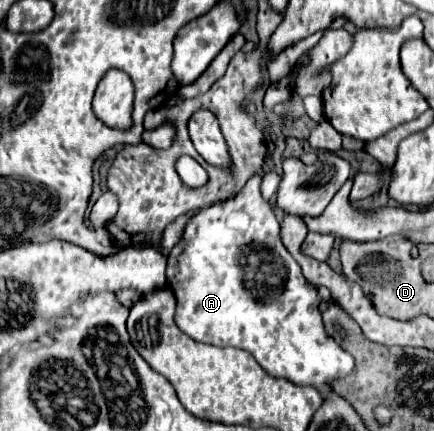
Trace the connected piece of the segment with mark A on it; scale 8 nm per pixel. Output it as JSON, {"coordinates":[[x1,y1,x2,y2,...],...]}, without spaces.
{"coordinates":[[252,177,248,179,248,183,242,187,240,193,236,193,232,199,224,201,224,203,216,203,210,205,202,211,198,211,184,227,180,241,174,245,174,249,168,253,168,269,166,269,166,279,168,279,168,287,172,289,174,297,176,297,176,315,174,321,178,325,178,329,182,333,186,333,188,337,192,337,194,341,200,343,210,343,210,345,218,345,218,347,240,347,248,353,254,355,254,359,262,365,264,371,268,371,274,377,284,377,296,385,314,385,320,391,326,387,330,389,330,381,338,379,338,377,346,377,352,369,354,369,354,357,350,353,346,353,332,337,326,335,324,325,322,325,322,317,318,311,318,303,320,297,316,293,316,287,308,283,308,279,302,275,300,265,294,261,294,257,286,251,286,247,282,245,280,239,280,223,272,213,272,207,266,199,262,199,260,195,260,177]]}

